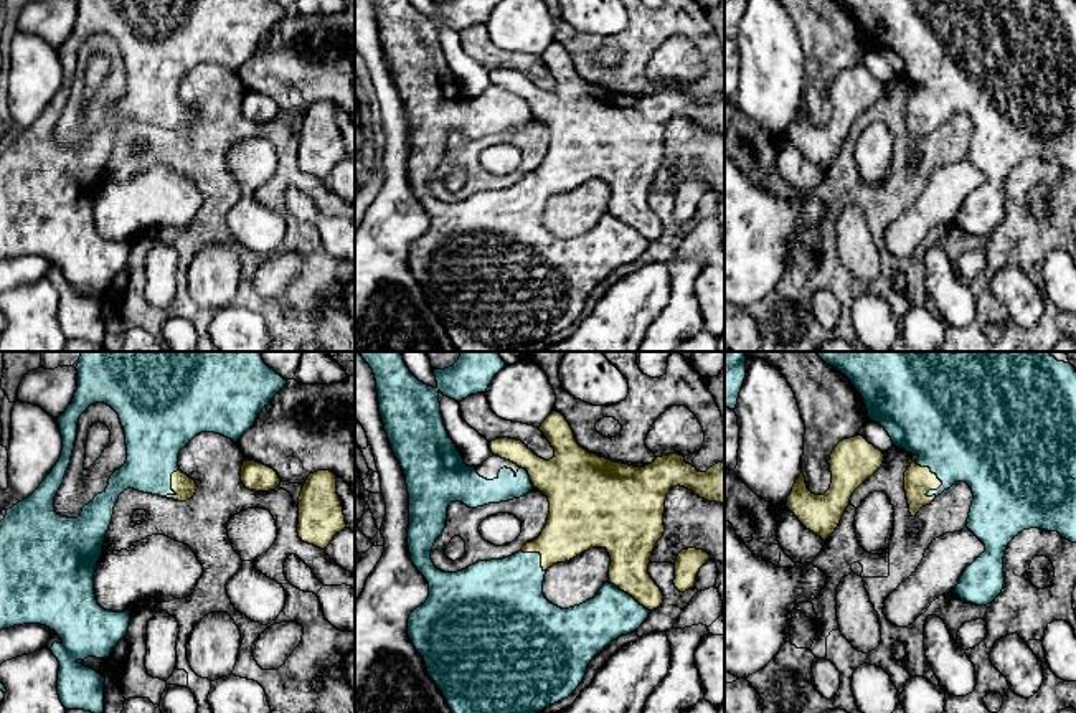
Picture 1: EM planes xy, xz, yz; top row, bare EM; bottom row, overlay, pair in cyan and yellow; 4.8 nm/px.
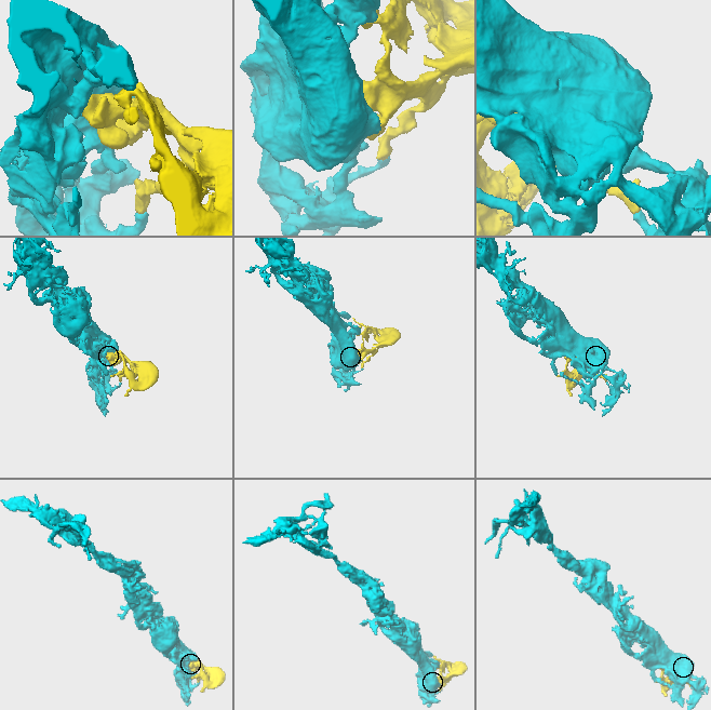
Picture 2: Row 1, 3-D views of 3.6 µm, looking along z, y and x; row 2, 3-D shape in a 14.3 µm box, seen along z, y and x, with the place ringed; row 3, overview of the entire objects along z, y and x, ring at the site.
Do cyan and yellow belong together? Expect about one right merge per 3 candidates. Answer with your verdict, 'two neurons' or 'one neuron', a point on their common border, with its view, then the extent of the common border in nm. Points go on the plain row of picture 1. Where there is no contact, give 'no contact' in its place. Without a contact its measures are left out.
one neuron; contact yz (938, 108); length 240 nm

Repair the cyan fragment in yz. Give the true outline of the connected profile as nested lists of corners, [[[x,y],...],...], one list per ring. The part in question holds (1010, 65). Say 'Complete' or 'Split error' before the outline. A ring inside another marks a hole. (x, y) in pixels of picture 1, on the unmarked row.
Split error. [[[838,0],[861,25],[868,48],[878,53],[891,68],[893,76],[913,86],[913,92],[904,102],[904,122],[911,147],[929,135],[937,125],[951,119],[956,112],[965,112],[974,124],[967,158],[985,175],[985,182],[975,188],[962,203],[959,215],[952,221],[962,231],[977,236],[990,234],[1003,220],[1003,187],[1008,173],[1023,160],[1040,158],[1058,162],[1063,168],[1076,173],[1076,0]]]

